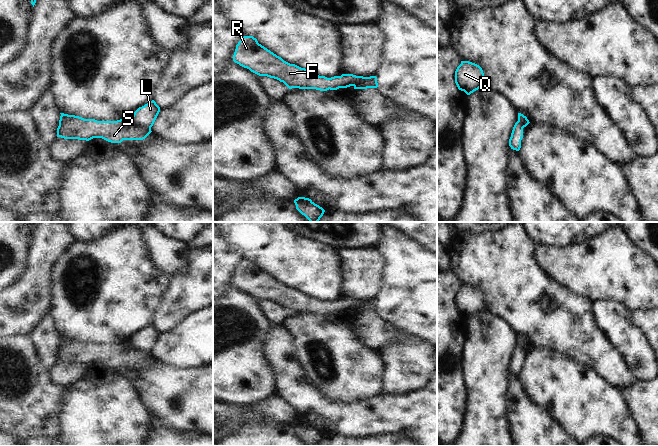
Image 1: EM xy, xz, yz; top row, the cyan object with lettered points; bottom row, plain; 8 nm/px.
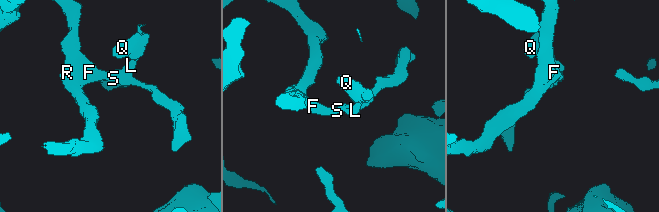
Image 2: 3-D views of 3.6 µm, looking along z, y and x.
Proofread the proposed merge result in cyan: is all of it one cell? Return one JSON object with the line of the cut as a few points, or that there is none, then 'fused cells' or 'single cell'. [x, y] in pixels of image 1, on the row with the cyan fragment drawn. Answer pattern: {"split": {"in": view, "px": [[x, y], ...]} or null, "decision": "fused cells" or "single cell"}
{"split": {"in": "xy", "px": [[131, 117], [135, 124], [150, 127]]}, "decision": "fused cells"}

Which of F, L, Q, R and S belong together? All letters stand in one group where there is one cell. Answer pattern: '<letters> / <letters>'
F R S / L Q

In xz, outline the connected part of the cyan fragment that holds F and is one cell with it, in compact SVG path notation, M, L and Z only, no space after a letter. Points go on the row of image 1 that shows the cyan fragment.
M244 36L236 45L233 61L259 76L267 76L283 82L289 89L337 90L354 86L367 77L342 74L327 78L319 76L295 64L284 61L253 36Z

